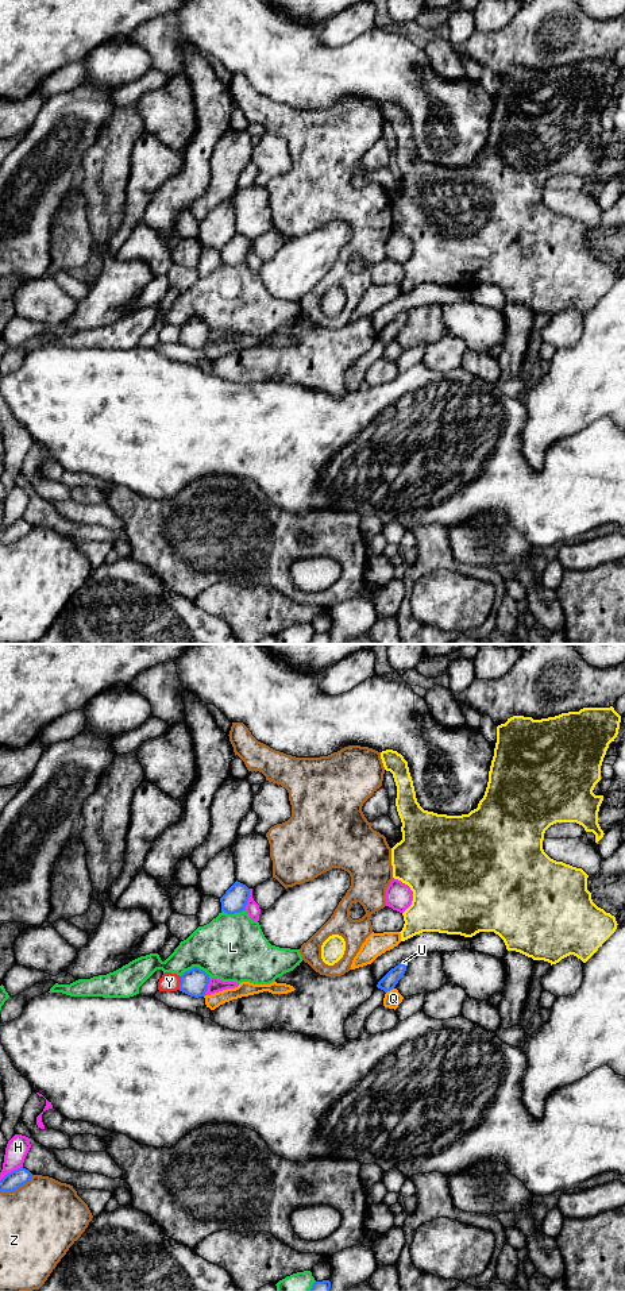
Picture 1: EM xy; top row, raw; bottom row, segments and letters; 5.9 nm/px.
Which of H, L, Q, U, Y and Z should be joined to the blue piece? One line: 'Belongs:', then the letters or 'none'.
Belongs: U

